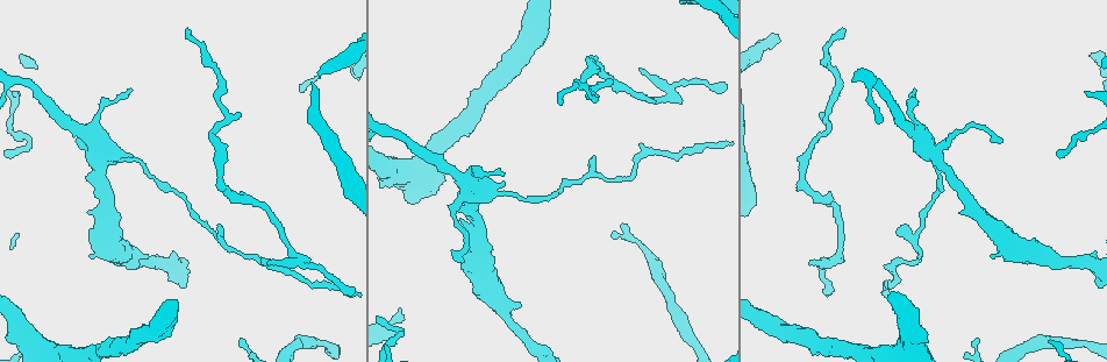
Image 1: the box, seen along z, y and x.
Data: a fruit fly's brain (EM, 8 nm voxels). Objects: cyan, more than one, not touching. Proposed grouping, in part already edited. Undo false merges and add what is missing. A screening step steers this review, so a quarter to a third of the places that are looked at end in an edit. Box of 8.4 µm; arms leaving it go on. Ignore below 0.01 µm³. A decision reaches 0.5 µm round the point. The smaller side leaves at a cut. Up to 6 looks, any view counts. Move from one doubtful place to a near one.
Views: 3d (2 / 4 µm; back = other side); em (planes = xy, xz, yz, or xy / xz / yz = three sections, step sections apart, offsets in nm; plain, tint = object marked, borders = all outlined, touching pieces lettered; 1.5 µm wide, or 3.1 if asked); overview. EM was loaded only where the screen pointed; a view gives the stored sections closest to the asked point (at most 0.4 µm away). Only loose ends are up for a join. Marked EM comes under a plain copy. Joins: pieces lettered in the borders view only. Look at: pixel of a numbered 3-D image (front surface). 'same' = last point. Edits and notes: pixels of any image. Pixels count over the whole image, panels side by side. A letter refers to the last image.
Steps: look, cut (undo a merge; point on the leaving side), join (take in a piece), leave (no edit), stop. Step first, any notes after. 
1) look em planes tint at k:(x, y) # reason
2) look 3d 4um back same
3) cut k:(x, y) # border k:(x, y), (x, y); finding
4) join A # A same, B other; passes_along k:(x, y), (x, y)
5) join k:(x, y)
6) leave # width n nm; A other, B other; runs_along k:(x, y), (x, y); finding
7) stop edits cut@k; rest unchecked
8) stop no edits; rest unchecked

look em xy step 4 tint at 1:(398, 308) # branch stops here

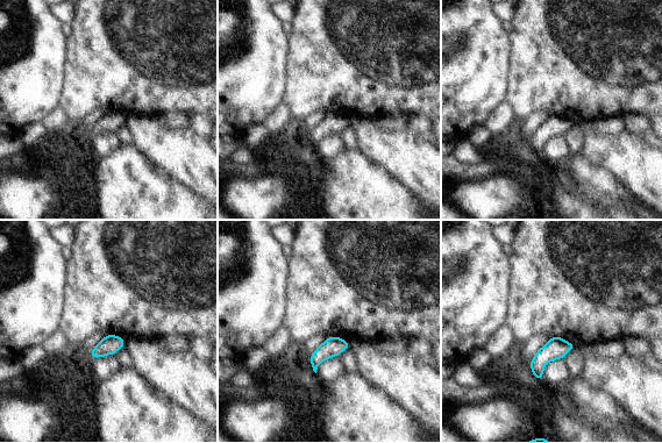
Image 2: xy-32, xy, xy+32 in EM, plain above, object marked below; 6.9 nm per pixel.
look em planes borders same # cut it another way

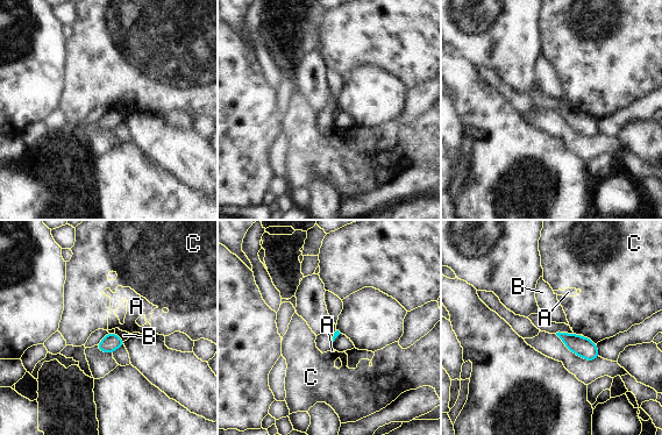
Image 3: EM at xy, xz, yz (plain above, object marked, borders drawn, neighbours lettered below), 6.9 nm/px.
leave # A other, B other, C other; border 3:(115, 333), (123, 341); no lettered piece goes on from it

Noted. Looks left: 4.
look 3d 2um back at 1:(561, 103)

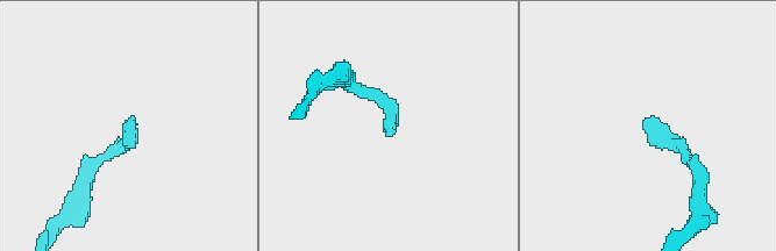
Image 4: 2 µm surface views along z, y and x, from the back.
look em planes tint at 4:(126, 120) # shape alone is not enough

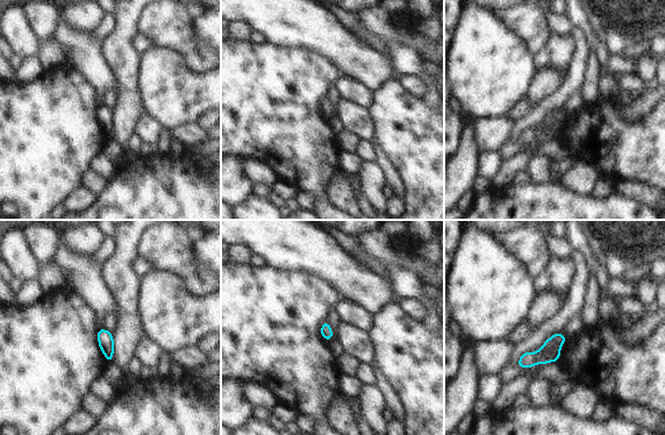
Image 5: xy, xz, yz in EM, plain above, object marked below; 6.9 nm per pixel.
look em planes borders same # what lies round it

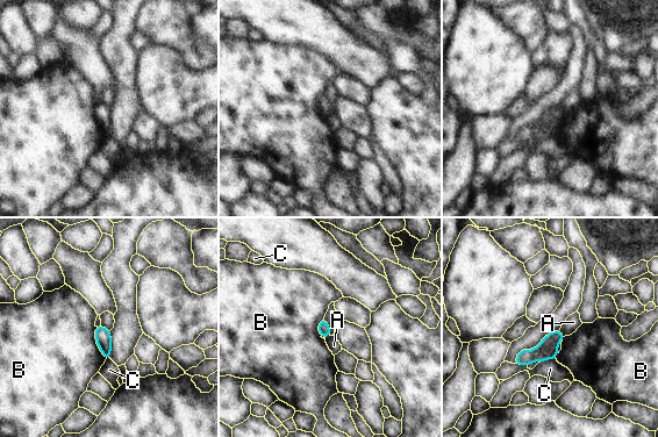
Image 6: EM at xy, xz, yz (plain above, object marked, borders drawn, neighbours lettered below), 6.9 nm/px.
leave # width 80 nm; A other, B other, C other; none of them fits

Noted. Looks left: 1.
stop no edits; rest unchecked

